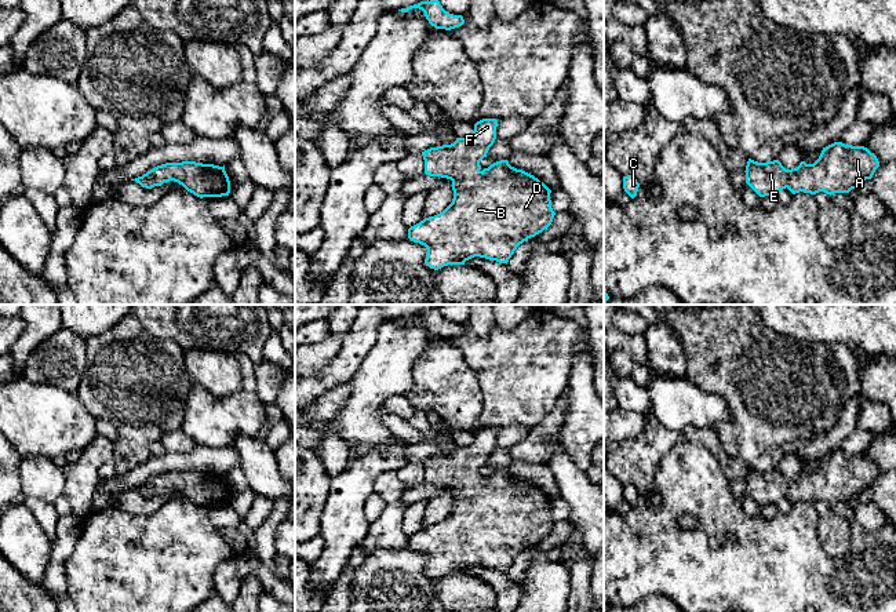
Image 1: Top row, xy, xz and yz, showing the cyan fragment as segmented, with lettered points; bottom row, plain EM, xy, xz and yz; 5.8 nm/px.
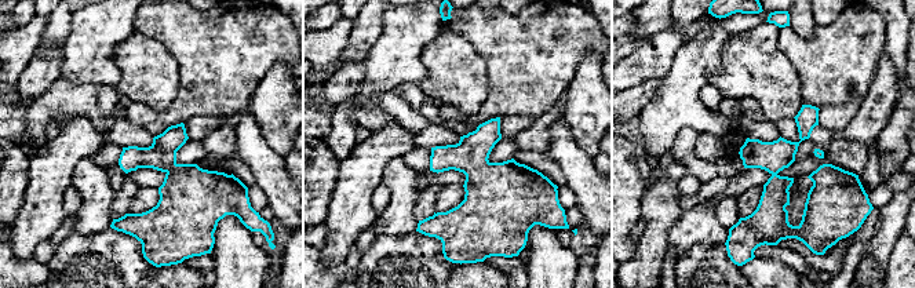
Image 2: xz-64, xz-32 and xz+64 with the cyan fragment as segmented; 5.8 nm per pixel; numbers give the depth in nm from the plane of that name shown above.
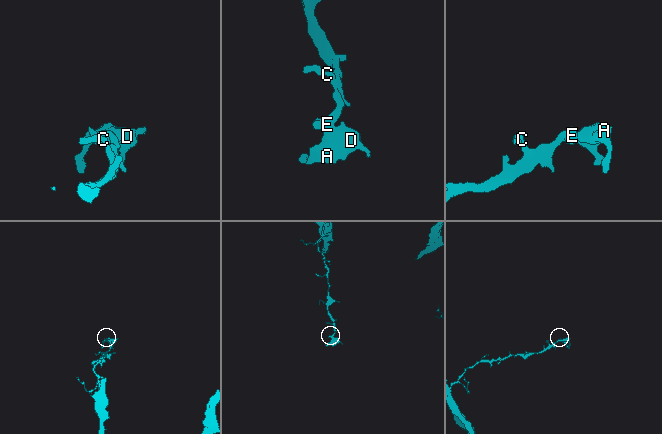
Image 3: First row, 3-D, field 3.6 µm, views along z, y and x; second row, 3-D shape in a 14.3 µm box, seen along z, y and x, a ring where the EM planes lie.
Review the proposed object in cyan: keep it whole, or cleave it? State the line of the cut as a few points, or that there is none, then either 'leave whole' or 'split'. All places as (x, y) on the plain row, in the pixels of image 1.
no cut; leave whole

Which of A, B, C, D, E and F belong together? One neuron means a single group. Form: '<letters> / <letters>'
A B C D E F

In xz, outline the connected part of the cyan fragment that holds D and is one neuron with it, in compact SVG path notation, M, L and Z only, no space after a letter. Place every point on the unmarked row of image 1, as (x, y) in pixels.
M482 427L474 433L474 440L467 447L456 447L451 453L430 456L422 460L425 482L452 489L452 511L440 522L425 527L408 538L408 547L427 557L426 575L438 579L448 573L465 573L466 569L480 565L499 572L507 572L520 553L547 538L556 521L551 517L551 499L533 484L517 478L507 469L481 477L480 470L487 466L496 448L496 427Z

